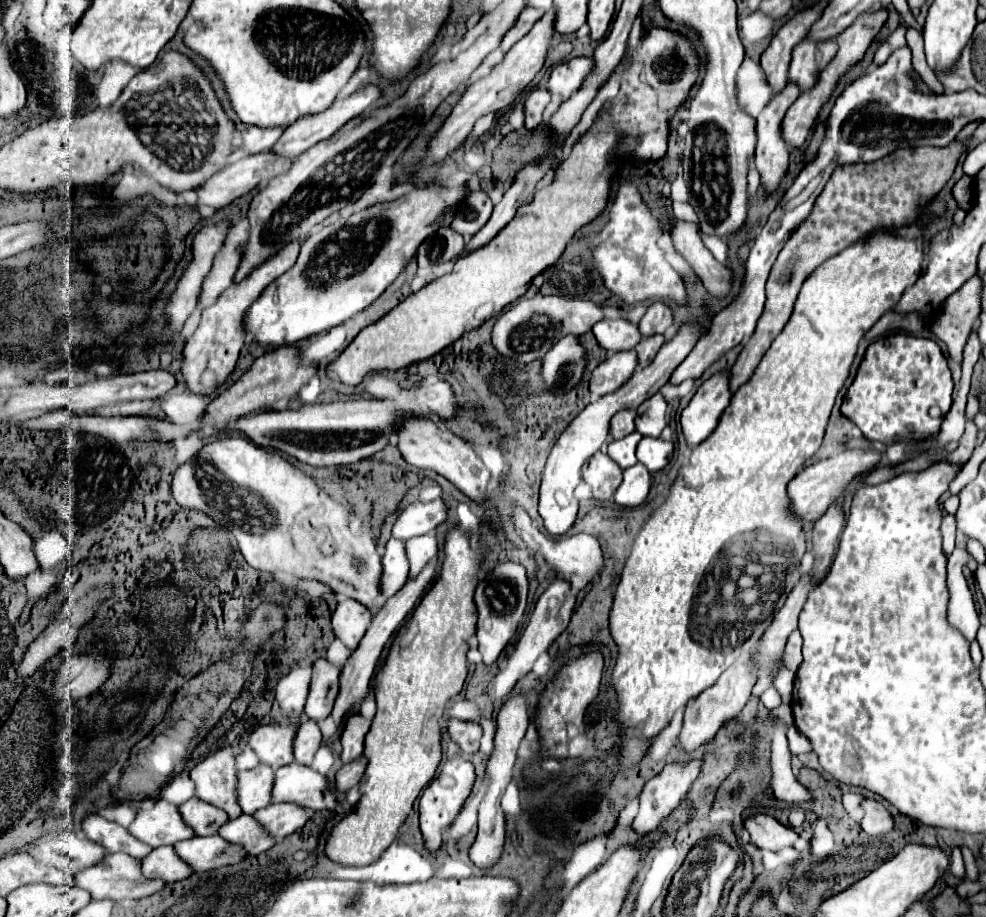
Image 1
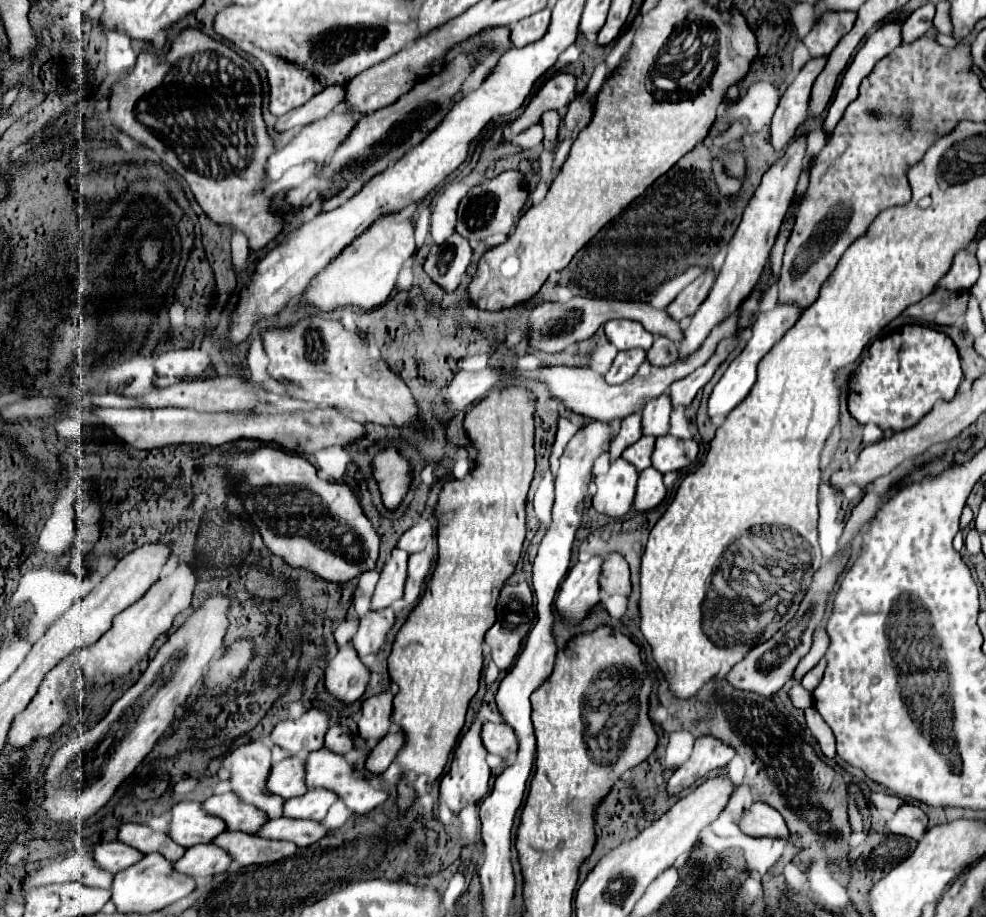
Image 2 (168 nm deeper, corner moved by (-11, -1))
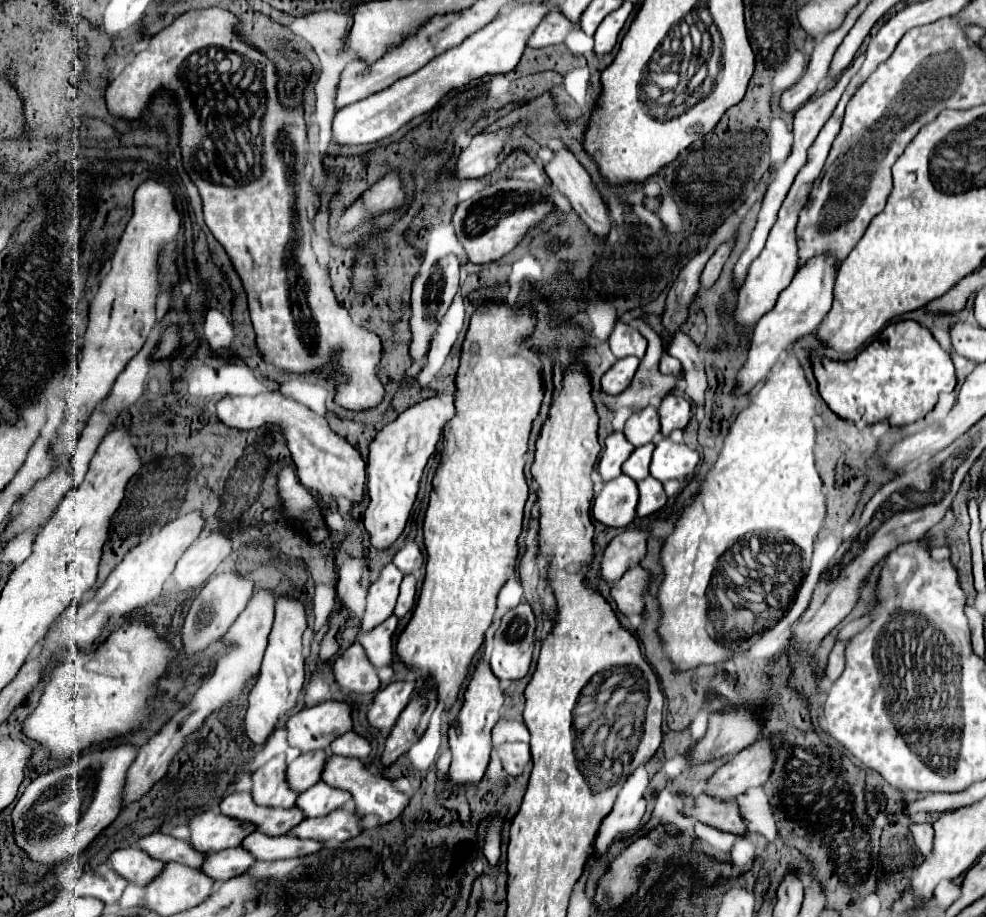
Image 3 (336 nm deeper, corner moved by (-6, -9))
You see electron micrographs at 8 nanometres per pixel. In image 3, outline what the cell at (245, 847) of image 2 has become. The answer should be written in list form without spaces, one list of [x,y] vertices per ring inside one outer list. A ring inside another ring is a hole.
[[[252,833],[242,843],[244,849],[248,849],[258,861],[276,861],[276,859],[290,859],[290,857],[304,857],[310,853],[316,853],[324,847],[322,841],[312,839],[300,839],[292,835],[264,835],[264,833]]]

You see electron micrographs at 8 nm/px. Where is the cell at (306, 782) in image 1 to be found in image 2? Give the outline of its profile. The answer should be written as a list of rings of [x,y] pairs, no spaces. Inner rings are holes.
[[[319,749],[319,751],[307,755],[307,759],[305,759],[305,785],[307,785],[307,789],[329,789],[329,791],[333,791],[355,815],[369,813],[371,809],[375,809],[377,805],[381,805],[387,799],[387,793],[373,789],[367,779],[355,779],[351,775],[349,763],[341,755],[327,753],[327,749]]]

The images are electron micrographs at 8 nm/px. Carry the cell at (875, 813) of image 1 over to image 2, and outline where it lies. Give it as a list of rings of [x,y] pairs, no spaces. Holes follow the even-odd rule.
[[[903,805],[897,813],[885,823],[885,827],[895,835],[905,835],[911,839],[919,839],[927,829],[927,815],[915,805]]]

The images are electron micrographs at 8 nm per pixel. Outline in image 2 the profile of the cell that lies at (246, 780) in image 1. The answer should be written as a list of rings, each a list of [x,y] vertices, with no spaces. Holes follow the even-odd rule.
[[[287,757],[271,767],[267,777],[267,793],[279,795],[287,801],[291,797],[303,795],[305,791],[307,789],[303,789],[303,759]]]

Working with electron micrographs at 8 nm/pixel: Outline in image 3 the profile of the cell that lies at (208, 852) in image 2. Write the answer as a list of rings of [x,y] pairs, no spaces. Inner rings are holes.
[[[242,847],[224,849],[218,853],[210,853],[206,857],[206,865],[202,865],[202,871],[216,881],[226,881],[230,877],[242,875],[246,869],[254,865],[254,861],[256,859]]]

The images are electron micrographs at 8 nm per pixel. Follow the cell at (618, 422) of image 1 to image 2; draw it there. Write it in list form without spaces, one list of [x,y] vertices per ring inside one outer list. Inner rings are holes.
[[[631,413],[621,421],[621,429],[617,433],[617,437],[611,441],[611,457],[617,459],[621,457],[623,449],[627,449],[631,443],[635,443],[641,437],[641,415],[639,413]]]

